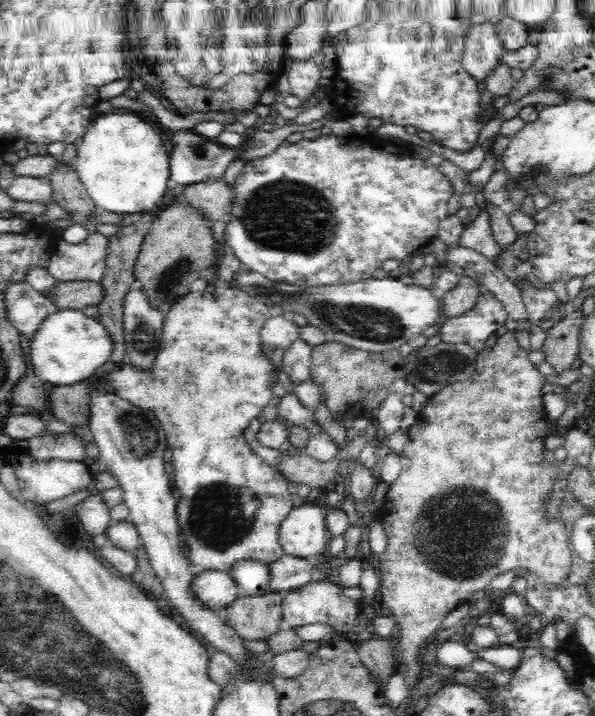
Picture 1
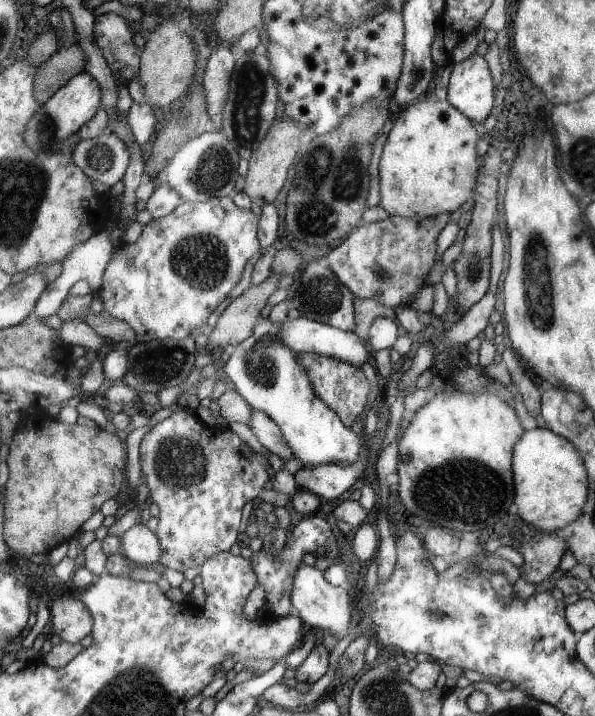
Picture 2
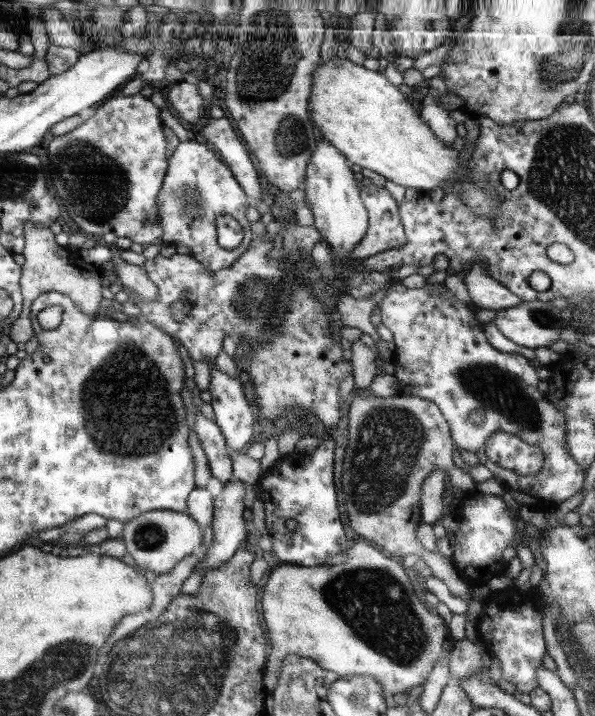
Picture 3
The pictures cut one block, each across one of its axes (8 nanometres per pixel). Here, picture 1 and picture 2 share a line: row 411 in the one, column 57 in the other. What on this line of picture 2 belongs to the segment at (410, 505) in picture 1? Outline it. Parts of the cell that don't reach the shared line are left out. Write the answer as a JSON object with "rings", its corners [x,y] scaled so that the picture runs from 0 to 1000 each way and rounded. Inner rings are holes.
{"rings":[[[77,574],[39,578],[27,592],[20,615],[3,633],[13,654],[5,704],[5,754],[24,778],[77,774],[86,765],[113,757],[133,735],[163,712],[180,696],[193,696],[210,679],[210,631],[203,610],[170,598],[97,589]]]}

